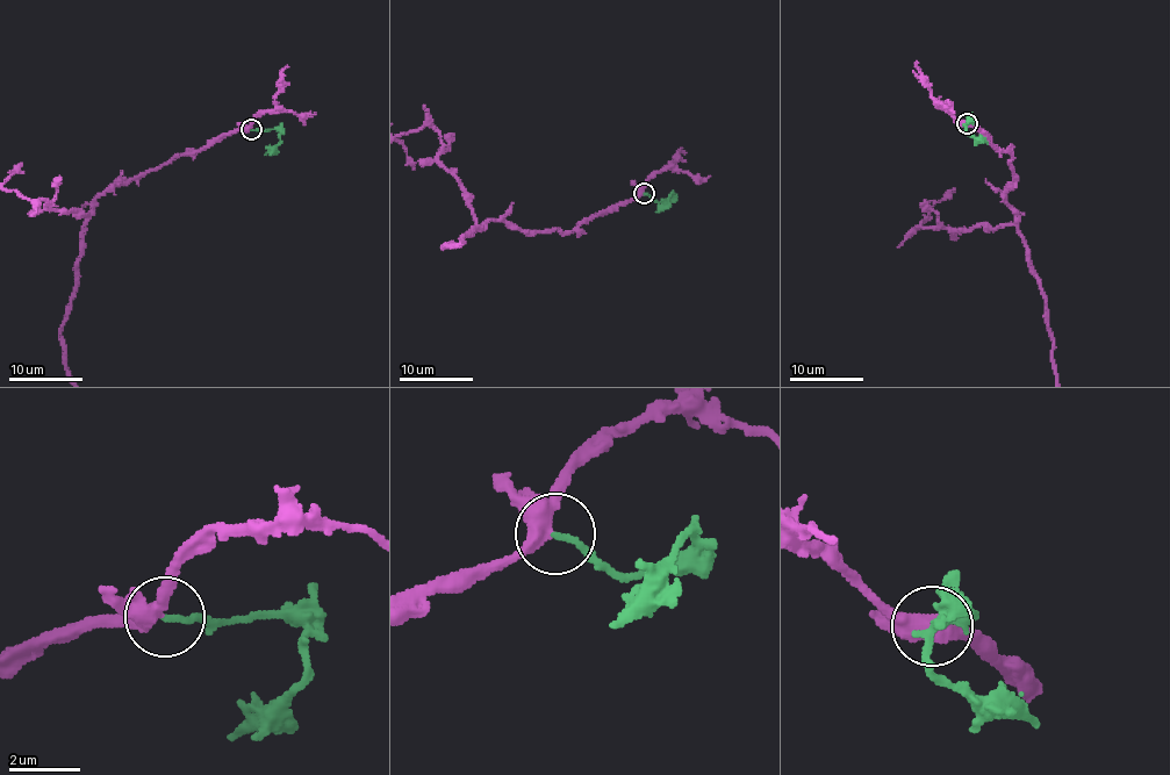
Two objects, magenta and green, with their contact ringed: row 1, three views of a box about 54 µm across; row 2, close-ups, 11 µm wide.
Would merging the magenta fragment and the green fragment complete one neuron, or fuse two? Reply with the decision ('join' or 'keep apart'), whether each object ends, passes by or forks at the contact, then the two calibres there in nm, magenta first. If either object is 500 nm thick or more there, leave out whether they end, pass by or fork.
join; magenta forks; green ends; calibres 340 and 170 nm

